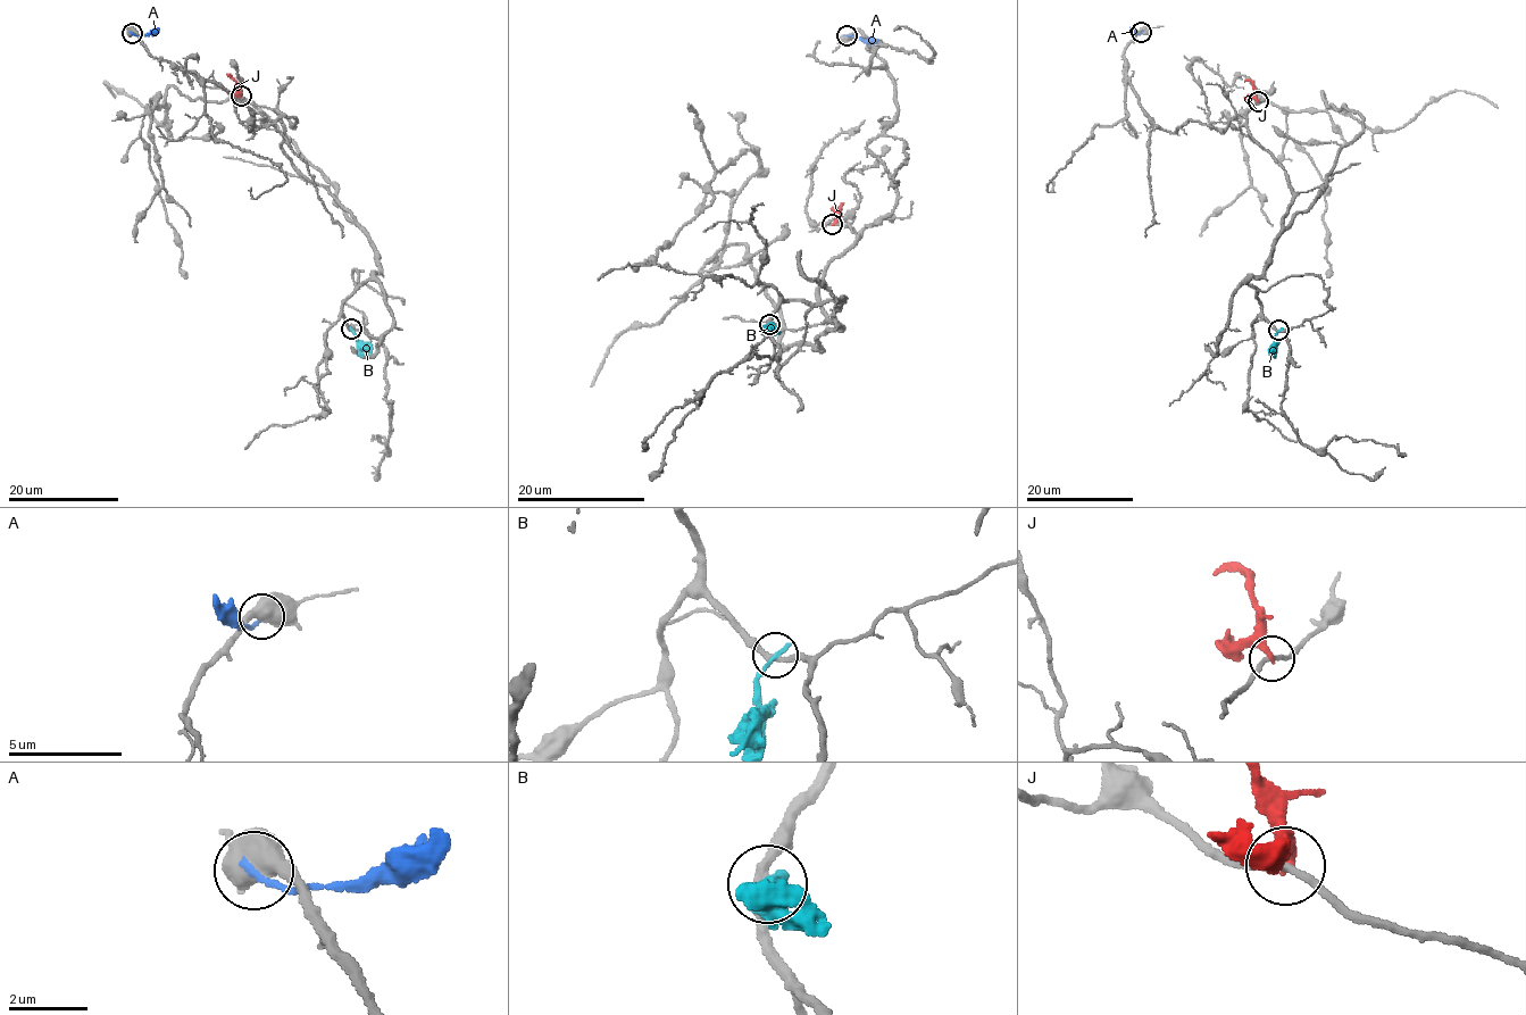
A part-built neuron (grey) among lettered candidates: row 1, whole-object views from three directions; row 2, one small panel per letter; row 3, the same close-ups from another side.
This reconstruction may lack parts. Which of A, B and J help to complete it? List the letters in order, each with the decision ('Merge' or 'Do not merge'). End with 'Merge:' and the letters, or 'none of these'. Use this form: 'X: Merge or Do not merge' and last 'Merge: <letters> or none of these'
A: Do not merge
B: Do not merge
J: Do not merge
Merge: none of these

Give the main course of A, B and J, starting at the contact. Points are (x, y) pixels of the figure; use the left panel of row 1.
A: (132, 32), (146, 35), (158, 27)
B: (350, 329), (370, 354)
J: (241, 96), (236, 81), (230, 76)

